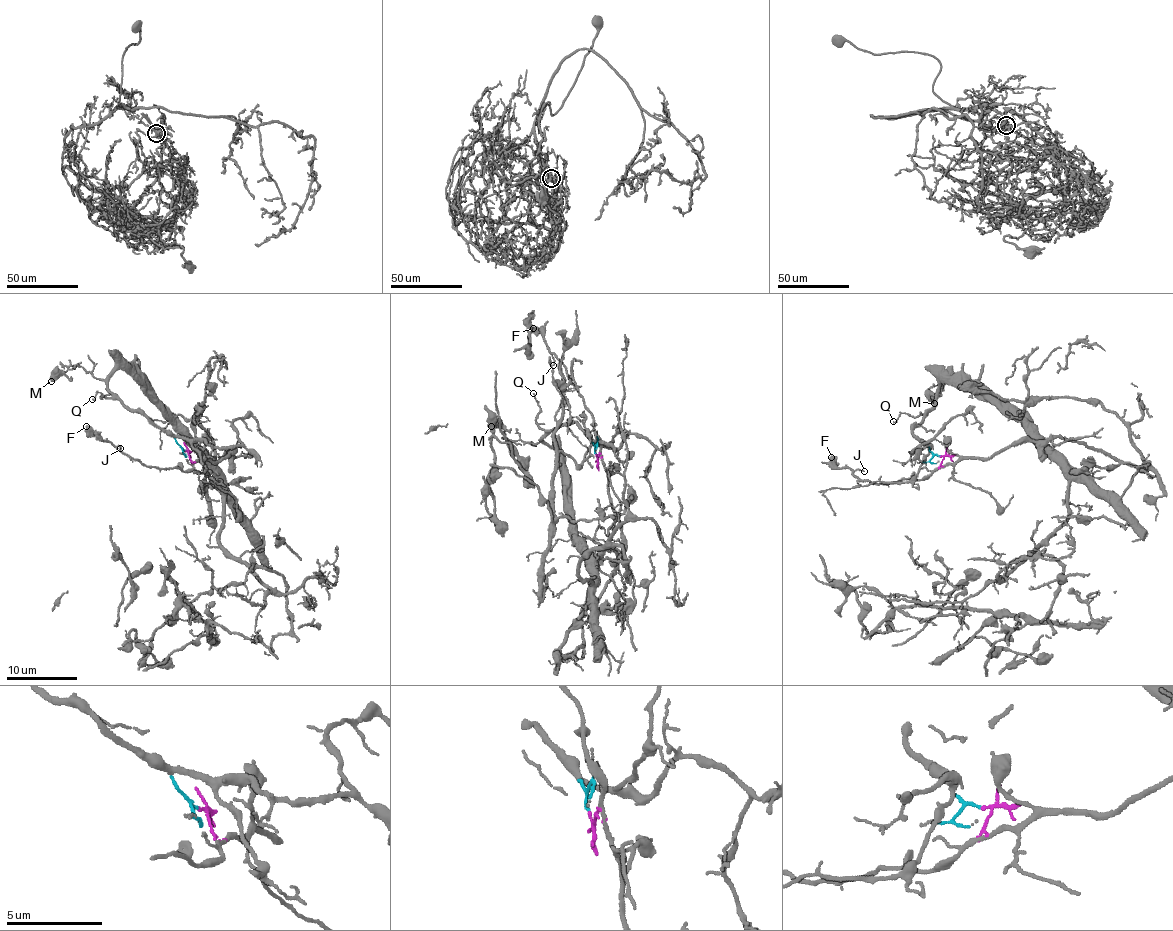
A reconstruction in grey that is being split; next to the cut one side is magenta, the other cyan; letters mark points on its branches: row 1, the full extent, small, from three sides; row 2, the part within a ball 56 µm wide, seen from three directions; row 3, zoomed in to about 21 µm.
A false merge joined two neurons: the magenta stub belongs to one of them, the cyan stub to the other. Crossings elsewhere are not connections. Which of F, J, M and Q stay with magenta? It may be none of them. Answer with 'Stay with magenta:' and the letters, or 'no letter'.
Stay with magenta: F, J

